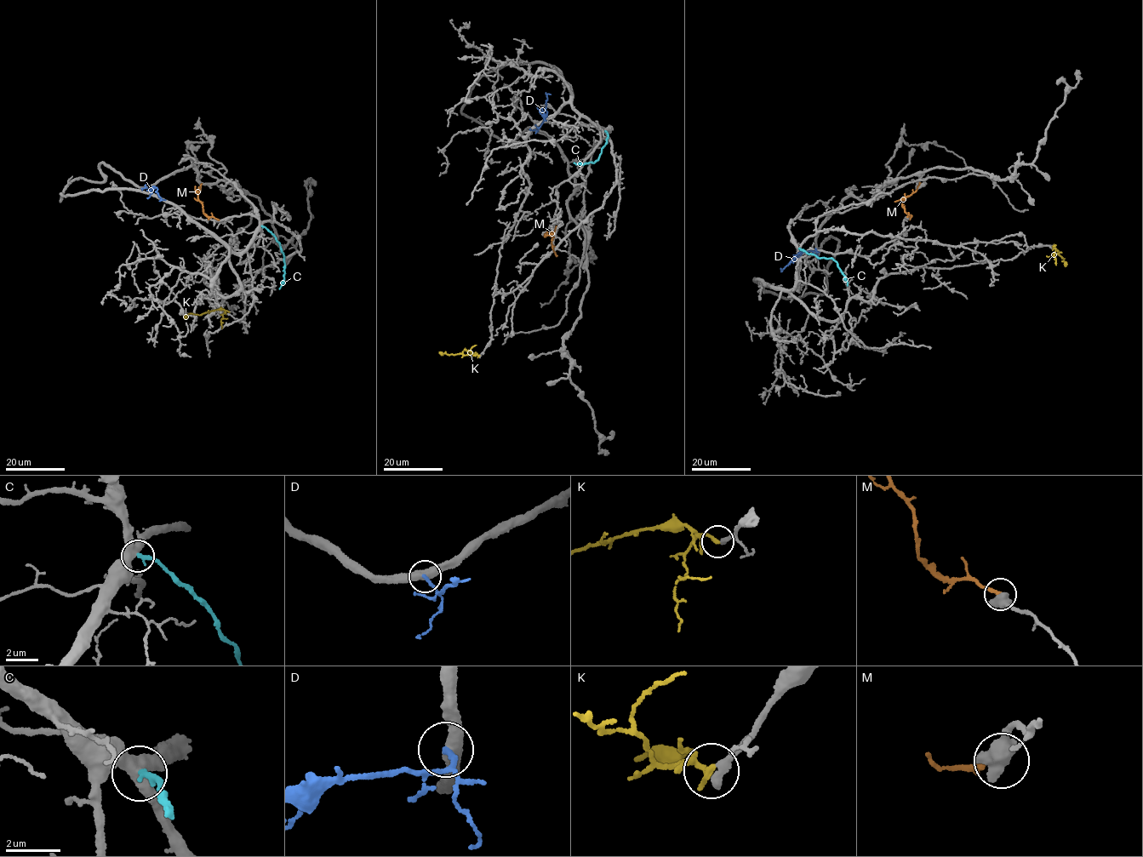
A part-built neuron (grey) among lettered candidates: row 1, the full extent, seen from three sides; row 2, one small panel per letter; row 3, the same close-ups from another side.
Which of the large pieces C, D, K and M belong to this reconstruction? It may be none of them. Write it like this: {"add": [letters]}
{"add": ["K"]}

